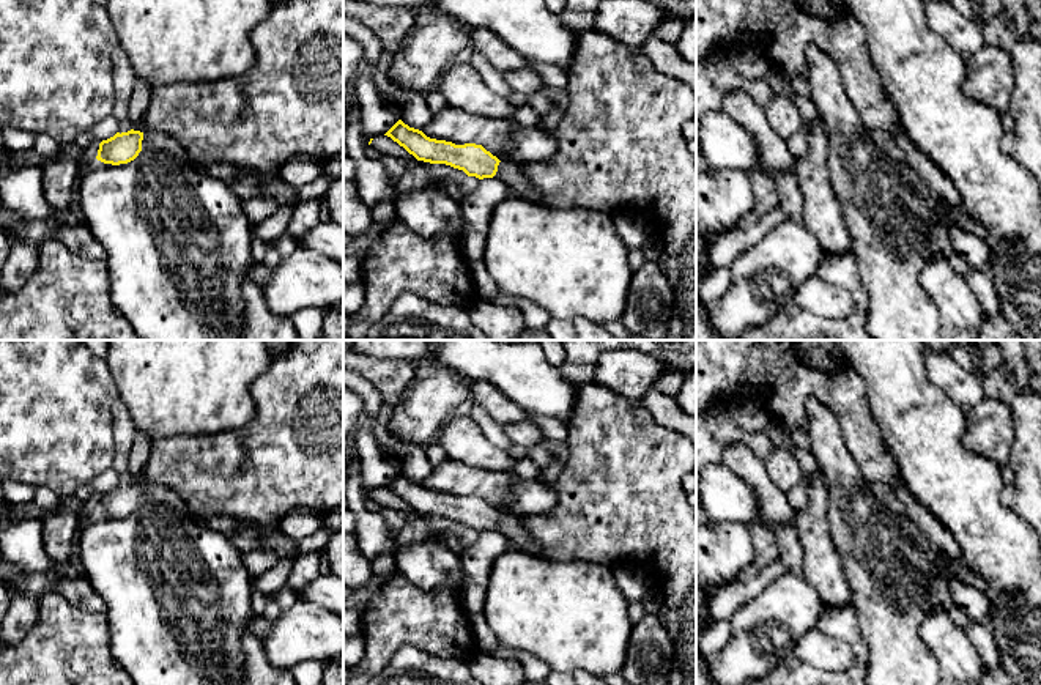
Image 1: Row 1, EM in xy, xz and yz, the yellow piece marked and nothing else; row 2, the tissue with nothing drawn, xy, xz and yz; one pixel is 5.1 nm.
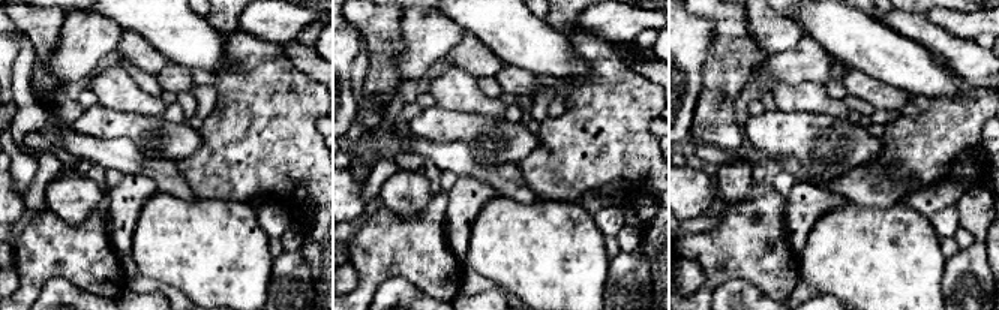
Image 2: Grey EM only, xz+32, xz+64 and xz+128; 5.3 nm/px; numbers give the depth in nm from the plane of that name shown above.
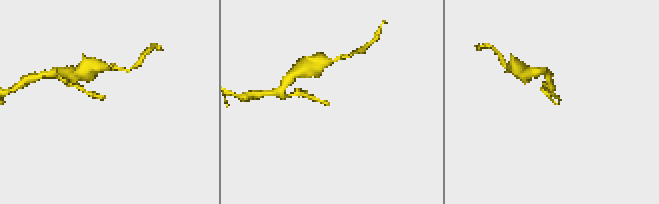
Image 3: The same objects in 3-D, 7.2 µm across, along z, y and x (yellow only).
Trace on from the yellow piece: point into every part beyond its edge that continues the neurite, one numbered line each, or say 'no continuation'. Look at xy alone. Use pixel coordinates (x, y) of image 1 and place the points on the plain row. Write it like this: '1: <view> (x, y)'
1: xy (153, 493)

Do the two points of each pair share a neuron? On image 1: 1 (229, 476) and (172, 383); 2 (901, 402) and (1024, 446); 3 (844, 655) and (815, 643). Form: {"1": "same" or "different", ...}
{"1": "different", "2": "different", "3": "same"}

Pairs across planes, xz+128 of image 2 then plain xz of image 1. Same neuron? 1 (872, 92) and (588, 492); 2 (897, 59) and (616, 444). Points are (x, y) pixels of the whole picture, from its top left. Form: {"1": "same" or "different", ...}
{"1": "different", "2": "different"}

